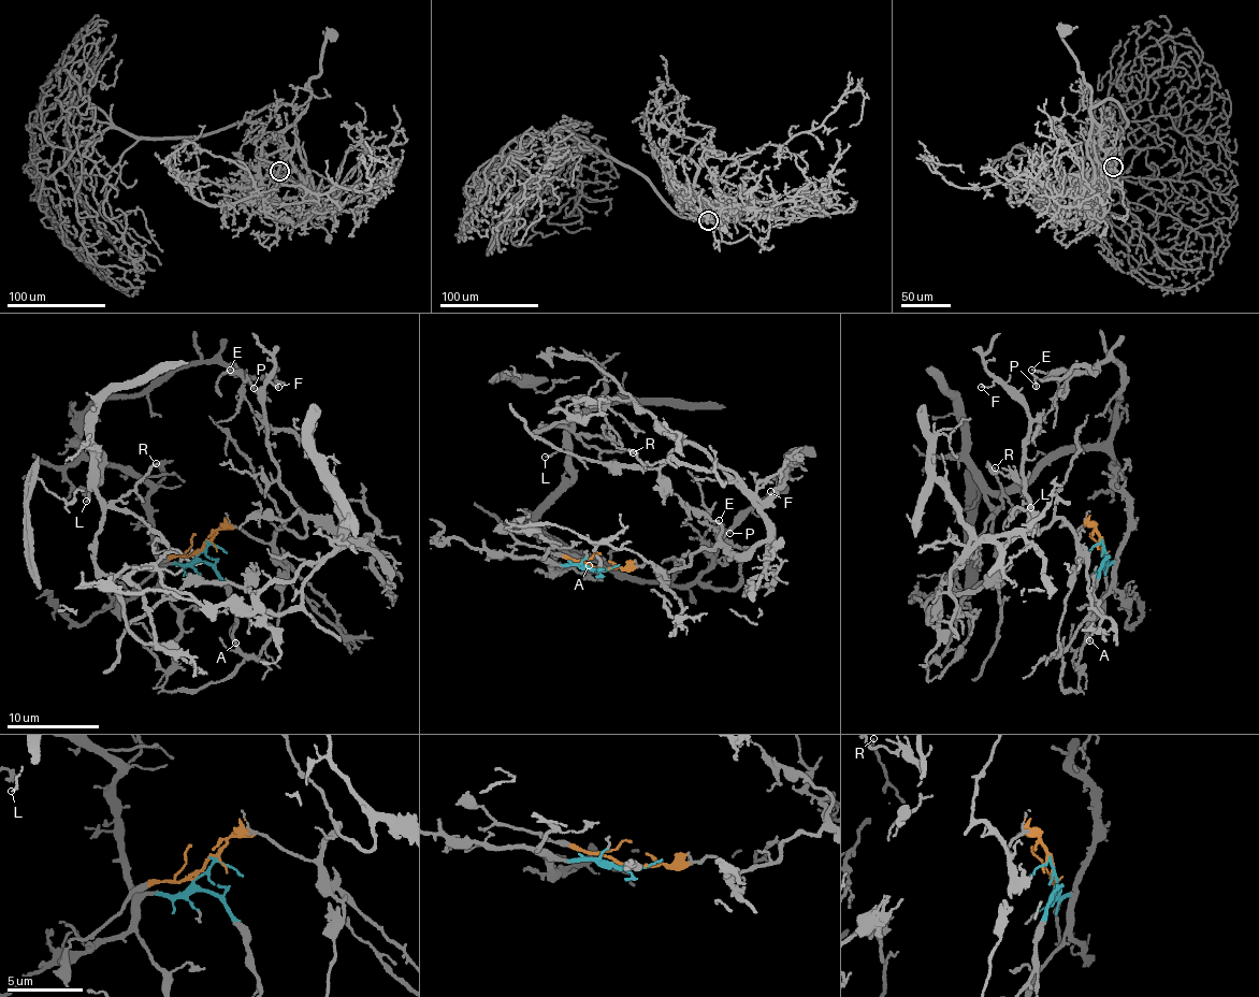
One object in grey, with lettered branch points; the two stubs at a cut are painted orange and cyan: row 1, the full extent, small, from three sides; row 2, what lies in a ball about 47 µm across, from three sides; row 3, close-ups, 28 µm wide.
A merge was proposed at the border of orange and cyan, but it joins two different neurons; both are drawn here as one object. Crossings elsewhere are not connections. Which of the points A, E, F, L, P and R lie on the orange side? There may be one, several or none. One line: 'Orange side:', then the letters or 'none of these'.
Orange side: F

